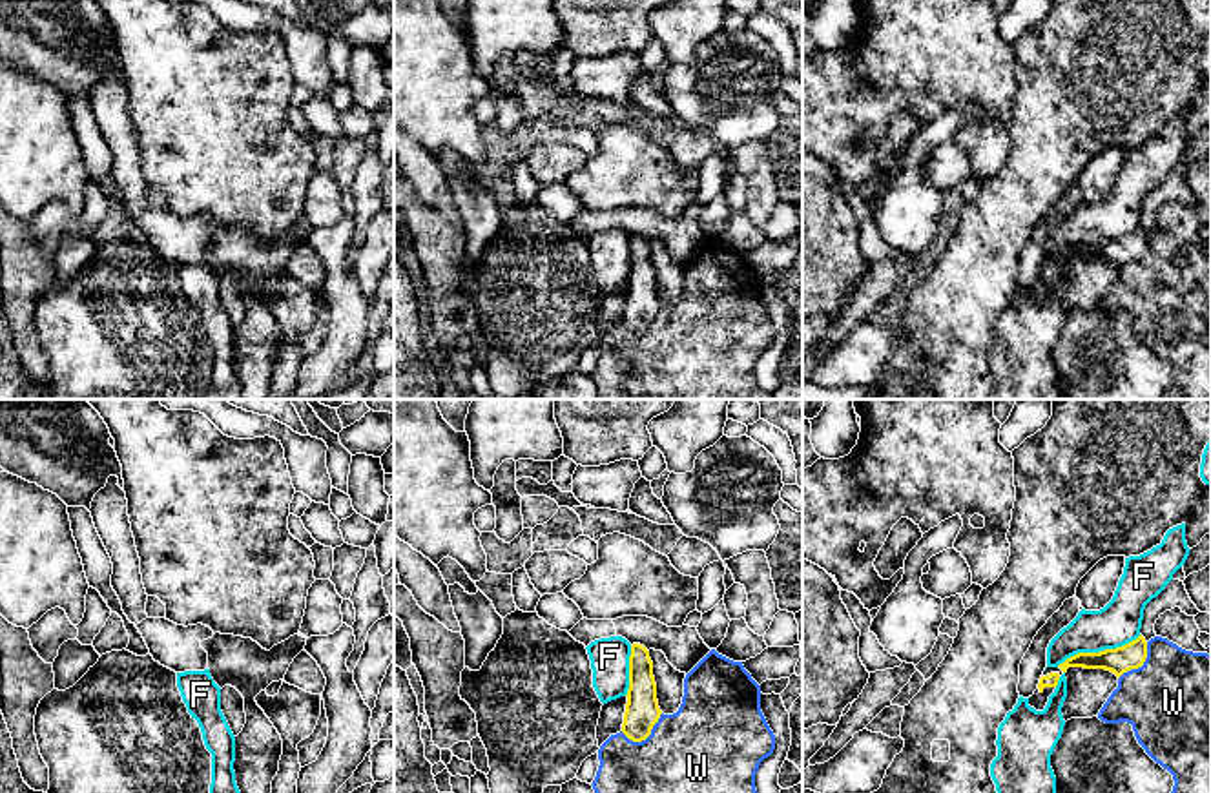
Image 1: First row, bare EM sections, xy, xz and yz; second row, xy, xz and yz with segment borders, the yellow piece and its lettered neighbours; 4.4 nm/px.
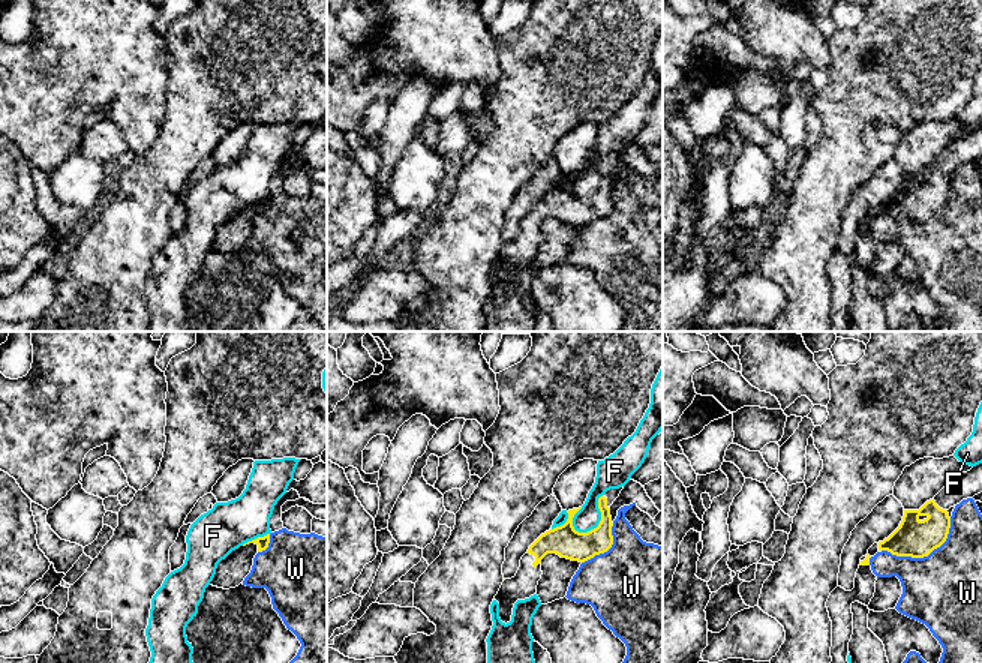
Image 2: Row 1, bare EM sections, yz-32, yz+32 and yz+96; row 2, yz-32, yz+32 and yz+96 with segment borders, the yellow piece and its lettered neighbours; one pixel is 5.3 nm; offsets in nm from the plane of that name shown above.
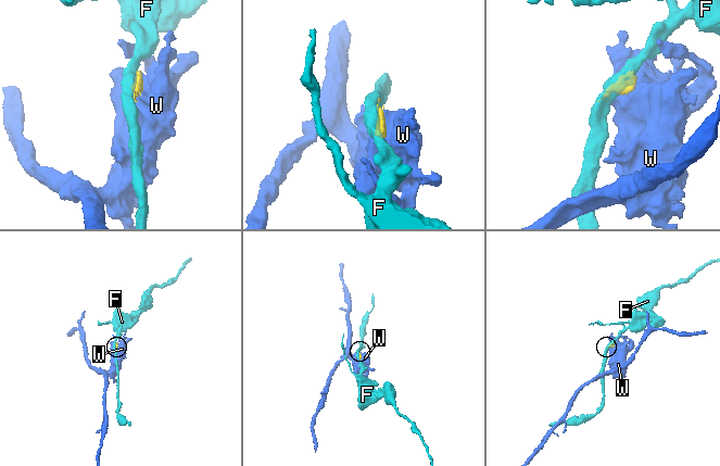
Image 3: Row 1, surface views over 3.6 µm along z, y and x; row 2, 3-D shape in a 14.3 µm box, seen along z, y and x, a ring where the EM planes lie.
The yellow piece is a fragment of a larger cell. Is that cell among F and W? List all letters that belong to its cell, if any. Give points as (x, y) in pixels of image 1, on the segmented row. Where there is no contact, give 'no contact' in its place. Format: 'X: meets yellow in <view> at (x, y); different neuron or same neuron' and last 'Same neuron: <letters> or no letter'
F: meets yellow in yz at (1100, 651); different neuron
W: meets yellow in xz at (644, 739); different neuron
Same neuron: no letter

